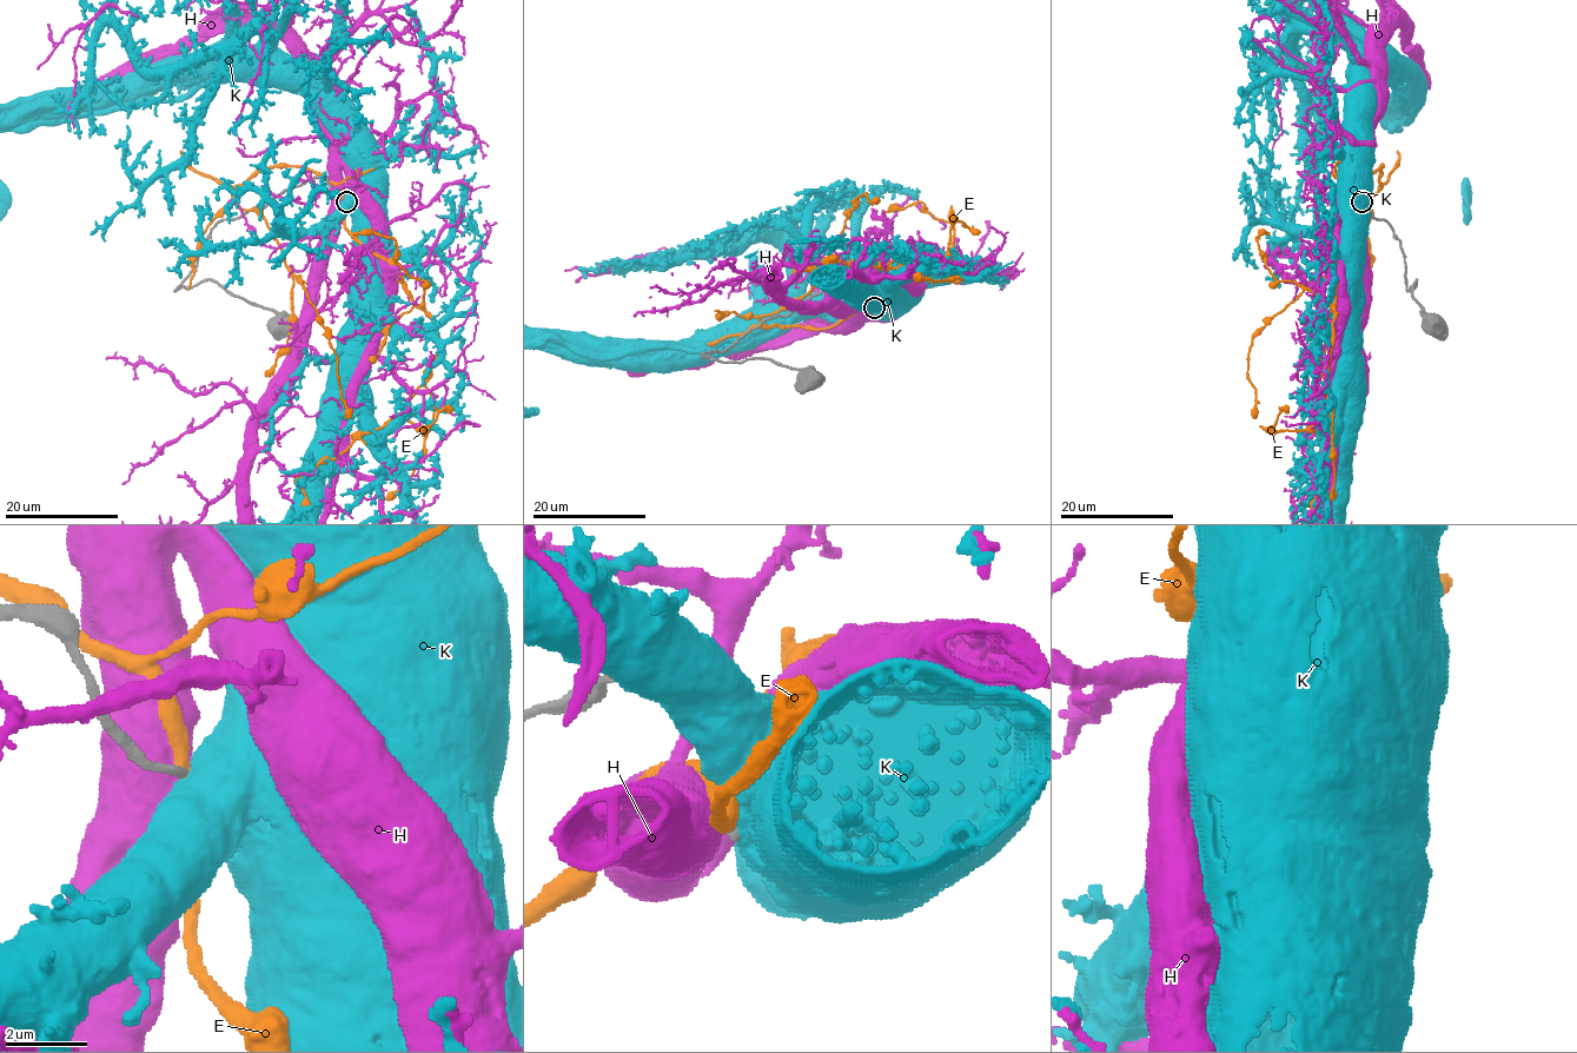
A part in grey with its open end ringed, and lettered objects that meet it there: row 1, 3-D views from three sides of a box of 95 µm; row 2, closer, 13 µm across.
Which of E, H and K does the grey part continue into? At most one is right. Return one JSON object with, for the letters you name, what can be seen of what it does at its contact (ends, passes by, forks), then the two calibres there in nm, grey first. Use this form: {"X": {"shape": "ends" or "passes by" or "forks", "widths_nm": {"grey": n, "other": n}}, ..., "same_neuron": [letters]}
{"same_neuron": []}

